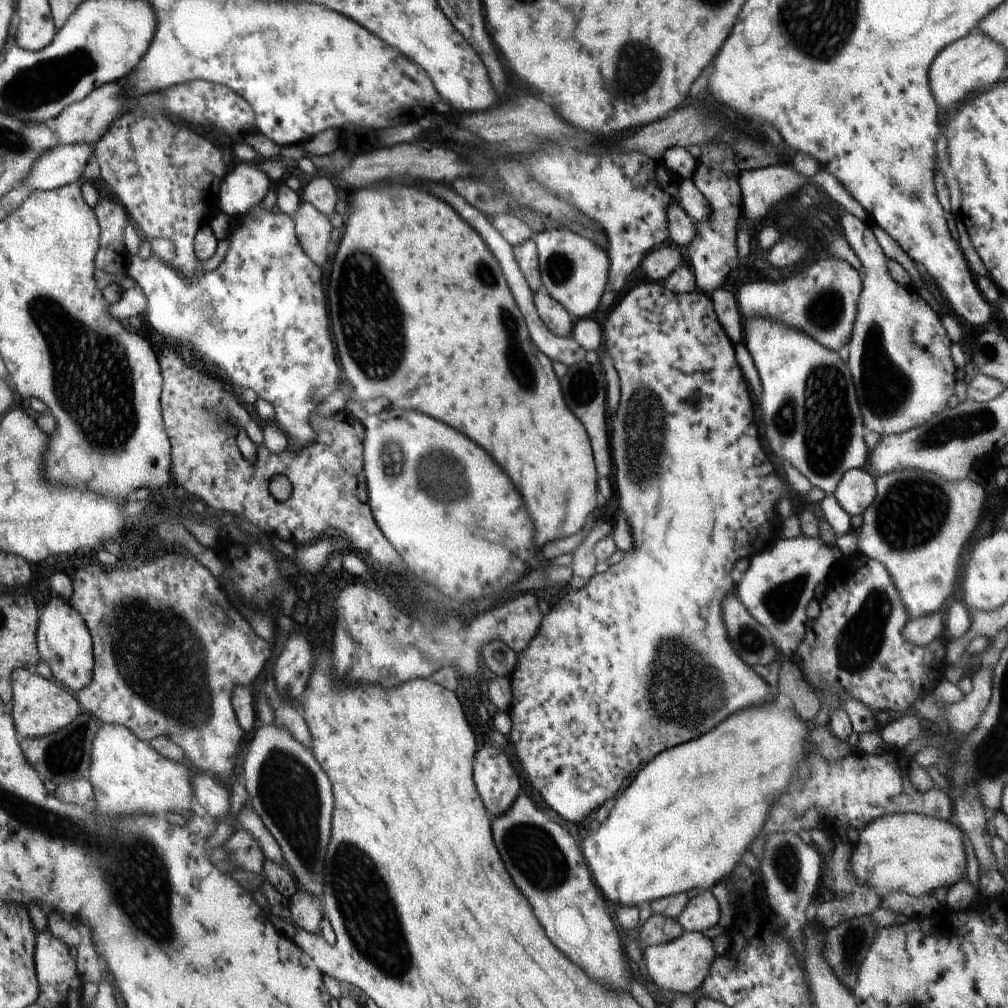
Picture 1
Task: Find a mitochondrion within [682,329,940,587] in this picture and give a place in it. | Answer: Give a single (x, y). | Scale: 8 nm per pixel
(826, 436)

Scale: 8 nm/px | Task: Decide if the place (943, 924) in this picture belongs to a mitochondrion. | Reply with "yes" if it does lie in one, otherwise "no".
no

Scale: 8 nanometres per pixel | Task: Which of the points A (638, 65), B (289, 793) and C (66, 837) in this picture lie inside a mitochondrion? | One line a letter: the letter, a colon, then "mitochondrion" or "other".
A: mitochondrion
B: mitochondrion
C: mitochondrion

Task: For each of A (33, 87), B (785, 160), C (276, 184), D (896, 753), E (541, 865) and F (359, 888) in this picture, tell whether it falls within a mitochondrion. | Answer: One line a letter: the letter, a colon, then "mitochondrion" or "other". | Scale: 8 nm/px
A: mitochondrion
B: other
C: other
D: other
E: mitochondrion
F: mitochondrion

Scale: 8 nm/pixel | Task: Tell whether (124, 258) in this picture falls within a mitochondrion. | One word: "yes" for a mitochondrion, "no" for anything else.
no

